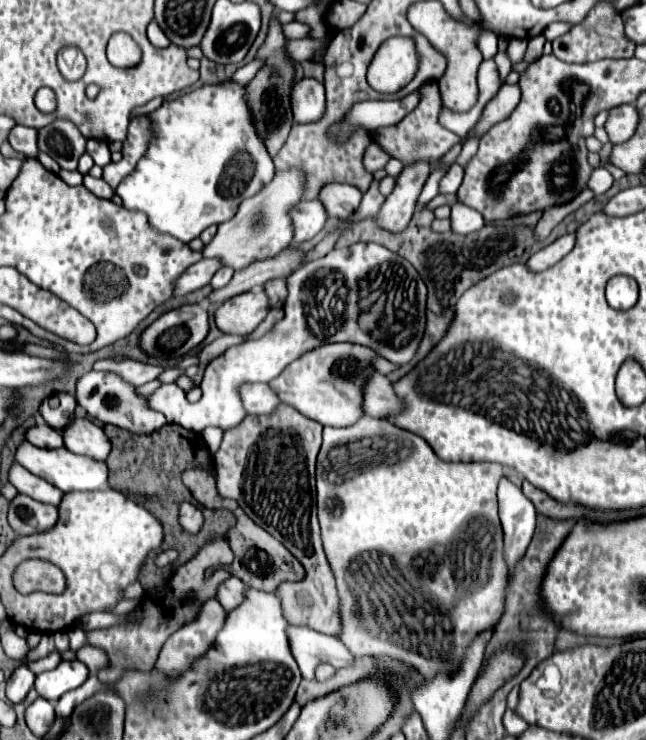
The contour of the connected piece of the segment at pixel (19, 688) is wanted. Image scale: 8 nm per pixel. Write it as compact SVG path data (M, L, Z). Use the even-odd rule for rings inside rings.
M22 663L20 667L14 669L14 673L10 675L8 683L6 683L6 695L12 703L22 703L26 693L32 689L34 685L34 673L28 669L26 663Z

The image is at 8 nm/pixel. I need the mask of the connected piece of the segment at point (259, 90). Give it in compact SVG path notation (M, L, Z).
M274 15L270 19L268 37L256 53L256 59L262 61L262 67L258 69L258 73L254 75L254 79L250 83L242 85L244 95L246 95L246 103L248 103L248 109L250 109L250 115L252 115L252 125L256 129L258 137L264 141L270 157L276 157L280 147L286 143L288 133L290 133L292 123L294 123L290 93L292 93L292 87L296 83L296 63L290 57L290 53L286 51L286 43L288 43L288 39L282 33L282 23Z

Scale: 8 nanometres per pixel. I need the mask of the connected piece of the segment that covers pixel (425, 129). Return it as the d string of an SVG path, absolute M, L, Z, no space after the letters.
M424 83L424 87L420 87L422 91L422 99L418 103L418 107L408 113L398 125L392 125L392 127L380 127L372 133L374 141L388 153L392 155L394 159L402 161L404 165L412 165L412 163L418 163L418 161L436 161L440 159L446 151L450 151L454 145L460 143L460 137L450 133L450 131L444 131L438 123L436 123L436 101L440 99L440 93L438 93L438 85L436 83Z

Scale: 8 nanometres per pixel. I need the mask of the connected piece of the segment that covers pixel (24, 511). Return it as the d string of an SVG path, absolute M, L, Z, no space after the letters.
M18 495L10 501L8 523L18 535L36 535L50 531L58 521L58 509L44 505L28 495Z

